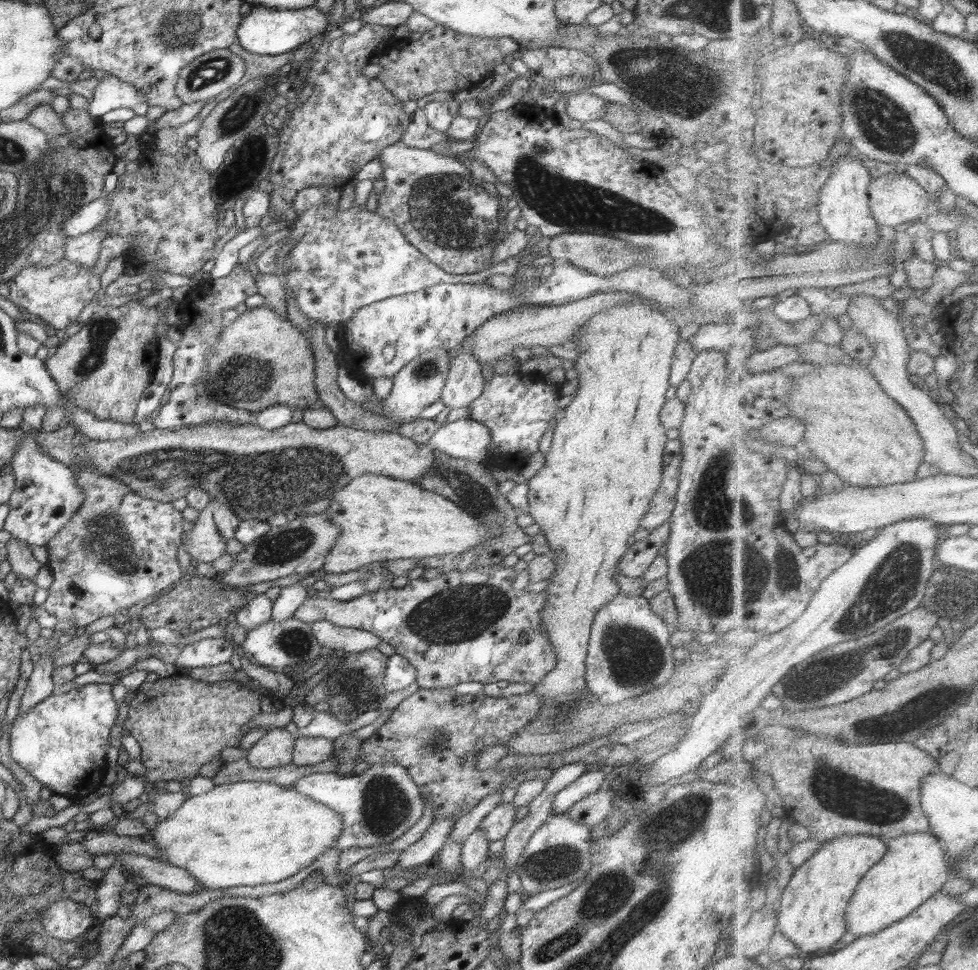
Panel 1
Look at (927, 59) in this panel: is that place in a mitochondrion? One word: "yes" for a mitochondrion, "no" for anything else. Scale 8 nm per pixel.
yes

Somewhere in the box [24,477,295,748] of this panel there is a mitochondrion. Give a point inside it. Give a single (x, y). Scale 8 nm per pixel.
(103, 535)

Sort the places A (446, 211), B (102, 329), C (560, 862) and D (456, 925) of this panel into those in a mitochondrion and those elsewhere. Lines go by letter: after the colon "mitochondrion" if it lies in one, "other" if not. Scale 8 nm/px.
A: mitochondrion
B: mitochondrion
C: mitochondrion
D: other

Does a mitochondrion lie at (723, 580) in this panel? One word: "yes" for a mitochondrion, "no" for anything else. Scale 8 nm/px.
yes

